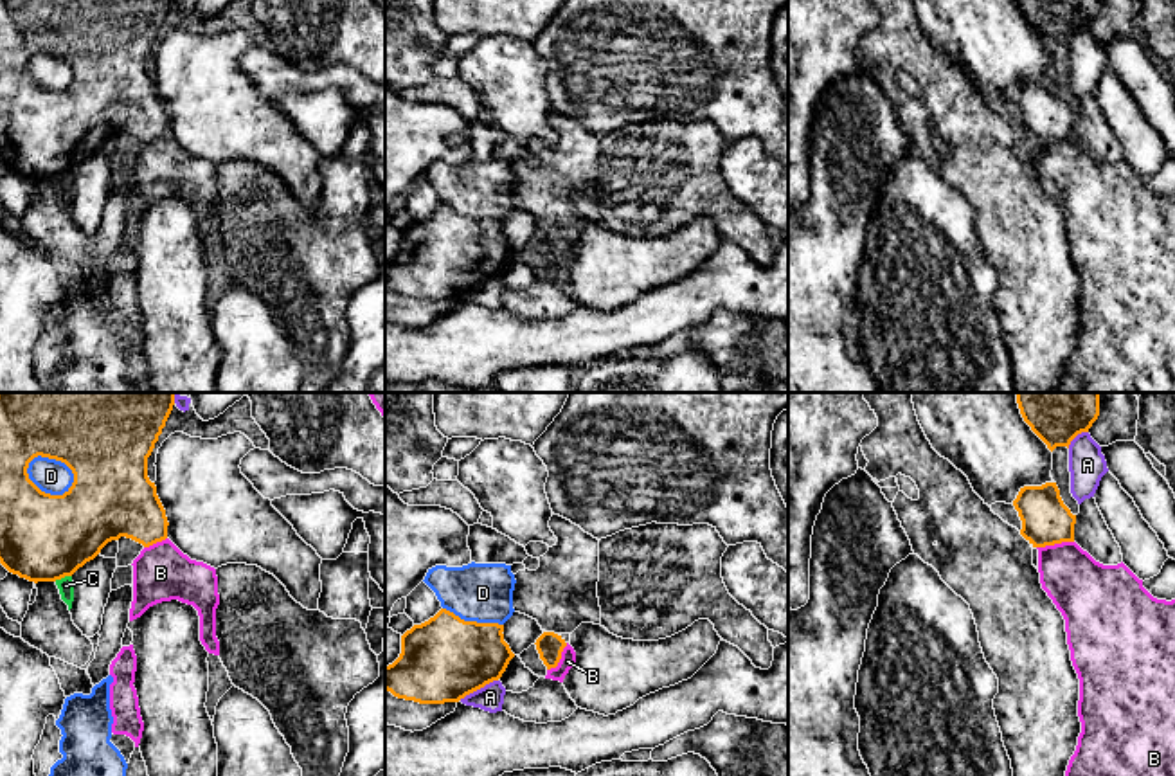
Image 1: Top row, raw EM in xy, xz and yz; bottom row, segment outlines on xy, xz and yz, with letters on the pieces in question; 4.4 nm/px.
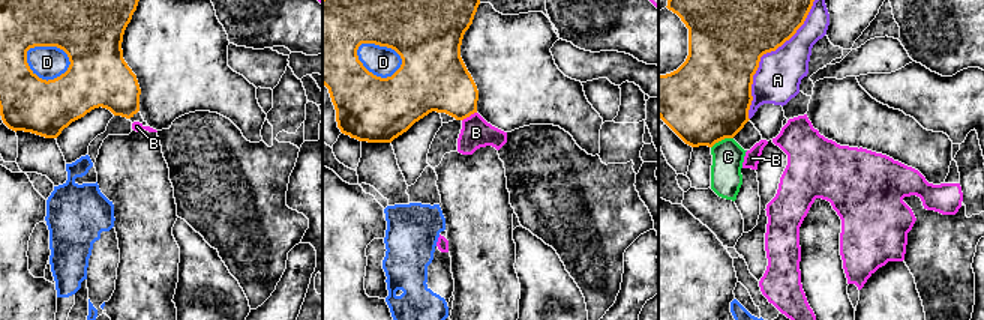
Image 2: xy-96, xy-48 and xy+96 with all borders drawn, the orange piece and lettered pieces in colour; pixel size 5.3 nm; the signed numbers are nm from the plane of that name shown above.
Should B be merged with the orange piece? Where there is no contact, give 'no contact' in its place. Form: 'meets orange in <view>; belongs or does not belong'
meets orange in yz; does not belong

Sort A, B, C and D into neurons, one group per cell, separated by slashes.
A / B / C / D

